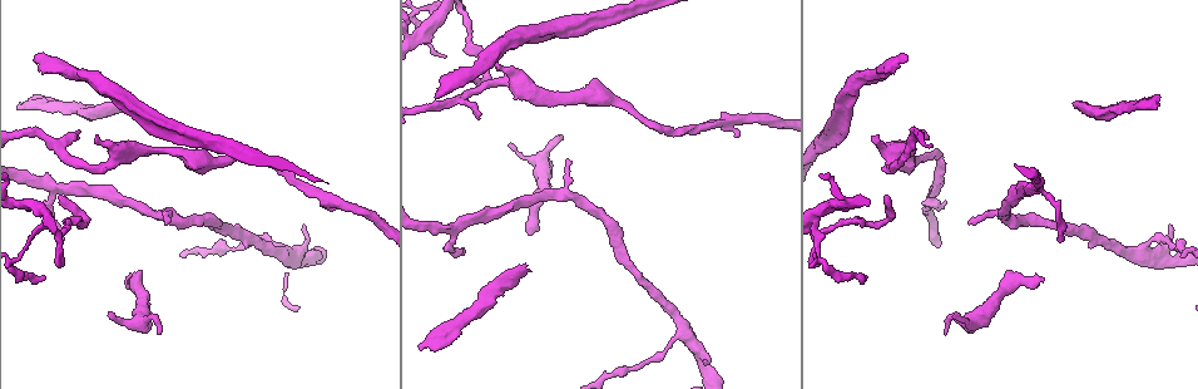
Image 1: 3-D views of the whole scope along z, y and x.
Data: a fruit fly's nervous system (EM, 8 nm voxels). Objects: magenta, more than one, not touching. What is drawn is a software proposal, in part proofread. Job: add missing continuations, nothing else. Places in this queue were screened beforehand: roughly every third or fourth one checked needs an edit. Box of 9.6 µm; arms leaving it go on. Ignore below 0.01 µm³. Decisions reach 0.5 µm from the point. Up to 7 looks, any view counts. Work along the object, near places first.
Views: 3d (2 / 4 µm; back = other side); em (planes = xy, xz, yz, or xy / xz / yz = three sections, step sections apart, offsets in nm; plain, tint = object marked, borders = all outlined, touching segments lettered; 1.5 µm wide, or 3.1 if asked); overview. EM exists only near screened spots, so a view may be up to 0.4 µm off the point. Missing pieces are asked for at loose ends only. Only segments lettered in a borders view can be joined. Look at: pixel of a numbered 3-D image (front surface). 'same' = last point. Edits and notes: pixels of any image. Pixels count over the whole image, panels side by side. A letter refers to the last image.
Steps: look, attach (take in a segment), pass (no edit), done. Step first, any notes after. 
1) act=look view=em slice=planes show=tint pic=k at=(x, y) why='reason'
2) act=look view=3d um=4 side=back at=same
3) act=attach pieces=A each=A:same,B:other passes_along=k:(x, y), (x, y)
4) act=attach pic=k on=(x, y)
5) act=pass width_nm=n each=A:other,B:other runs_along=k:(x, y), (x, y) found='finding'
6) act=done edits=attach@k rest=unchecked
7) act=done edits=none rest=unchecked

act=look view=3d um=2 pic=1 at=(446, 57) why='thin end'

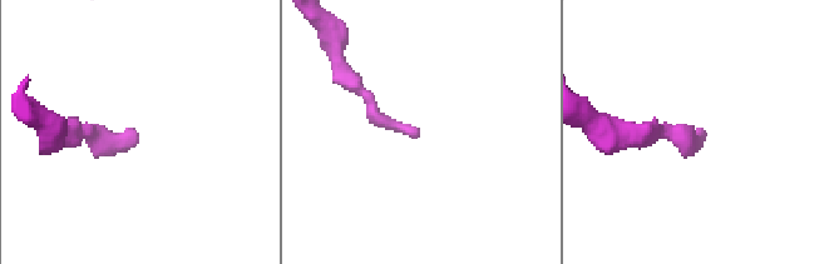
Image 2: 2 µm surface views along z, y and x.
act=look view=em slice=planes show=tint pic=2 at=(703, 134)

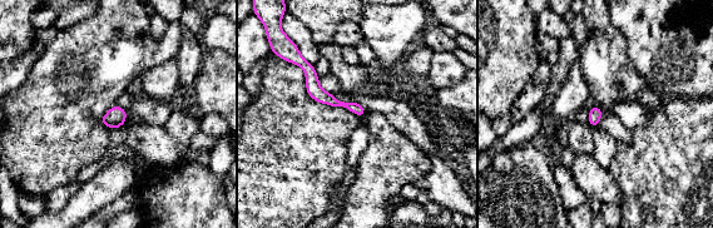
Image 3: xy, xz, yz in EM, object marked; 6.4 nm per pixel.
act=look view=em slice=planes show=borders at=same

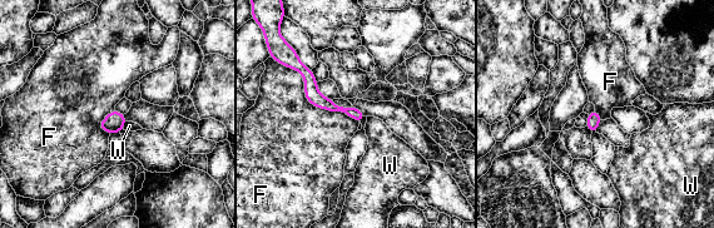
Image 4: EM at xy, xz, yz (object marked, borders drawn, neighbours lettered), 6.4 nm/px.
act=pass each=F:other,W:other found='none of them fits'

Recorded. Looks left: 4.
act=look view=em slice=yz step=4 show=borders pic=1 at=(110, 313) why='tapers out'

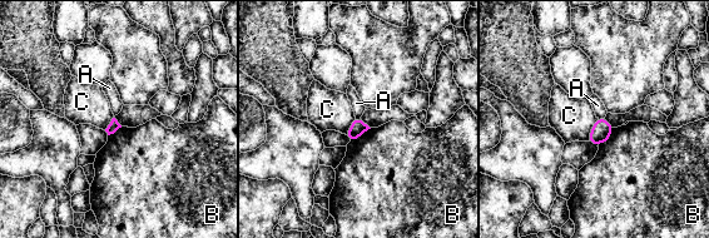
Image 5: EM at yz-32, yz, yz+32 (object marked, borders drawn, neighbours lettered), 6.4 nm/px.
act=pass each=A:other,B:other,C:other found='no lettered segment goes on from it'

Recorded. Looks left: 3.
act=look view=em slice=planes show=borders pic=1 at=(98, 138)

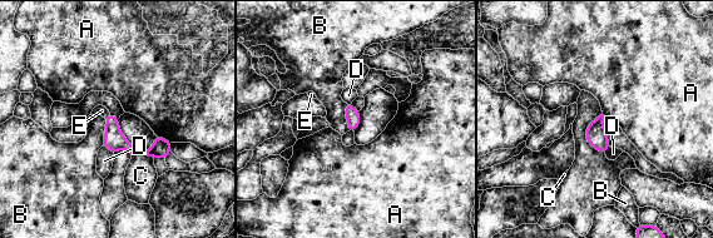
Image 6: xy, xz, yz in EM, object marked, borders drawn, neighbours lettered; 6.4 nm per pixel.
act=attach pieces=E each=A:other,B:other,C:other,D:other,E:same passes_along=6:(114, 140), (107, 115), (102, 110) found='it goes on there'

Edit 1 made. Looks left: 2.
act=done edits=attach@6 rest=unchecked

